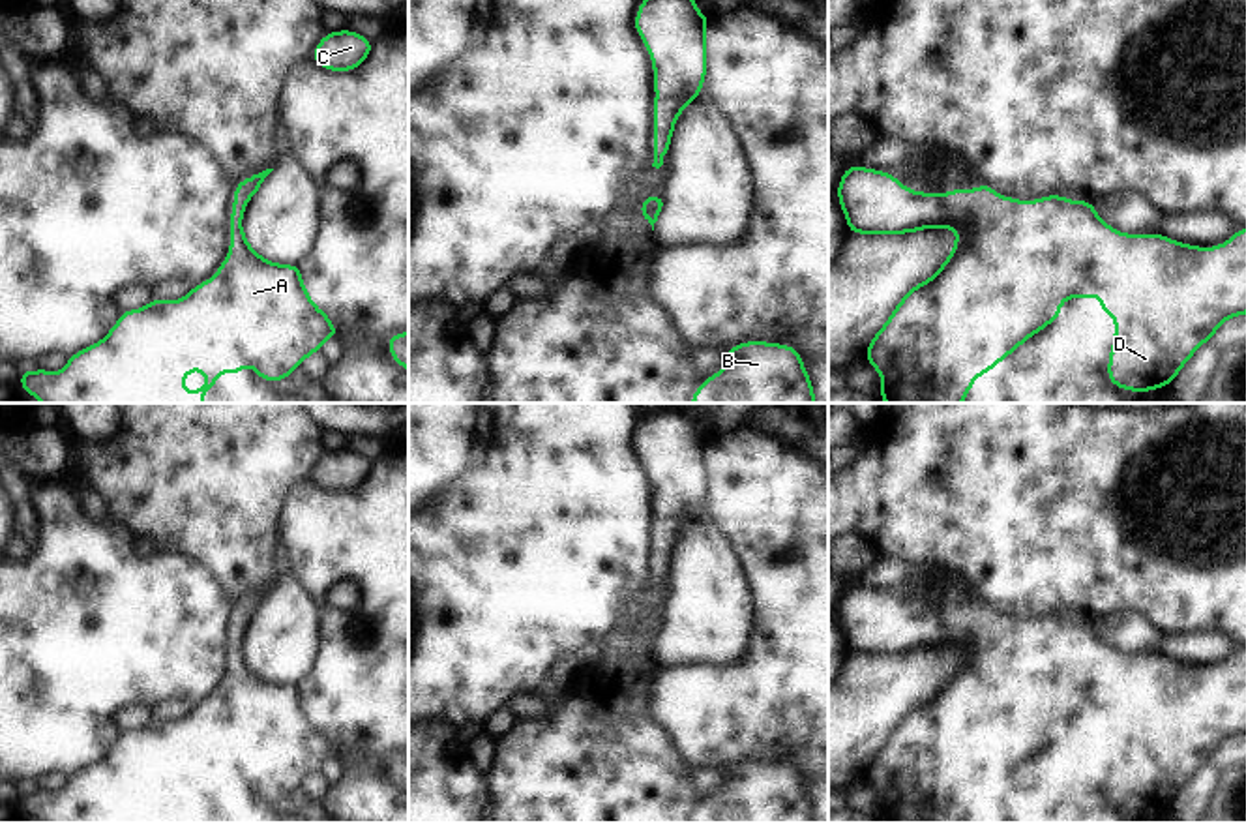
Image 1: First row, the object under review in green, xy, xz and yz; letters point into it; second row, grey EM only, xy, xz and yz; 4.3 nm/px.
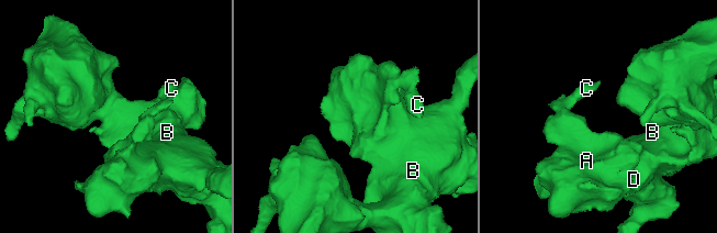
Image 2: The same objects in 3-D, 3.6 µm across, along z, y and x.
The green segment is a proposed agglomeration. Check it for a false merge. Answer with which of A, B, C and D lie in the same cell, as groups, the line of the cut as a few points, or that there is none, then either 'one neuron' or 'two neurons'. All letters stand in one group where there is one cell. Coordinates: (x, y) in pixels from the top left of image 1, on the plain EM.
A B C D; no cut; one neuron

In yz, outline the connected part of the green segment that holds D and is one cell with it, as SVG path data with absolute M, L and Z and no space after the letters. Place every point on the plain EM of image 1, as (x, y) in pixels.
M858 585L845 589L836 611L851 652L959 652L937 694L901 718L866 769L866 780L883 797L884 823L961 823L976 797L1059 741L1061 724L1068 718L1098 714L1102 735L1115 737L1107 799L1128 812L1173 802L1224 741L1246 733L1246 647L1225 664L1197 667L1162 652L1115 651L1090 621L1062 615L1017 621L1001 617L987 604L942 615L920 613L894 594Z

